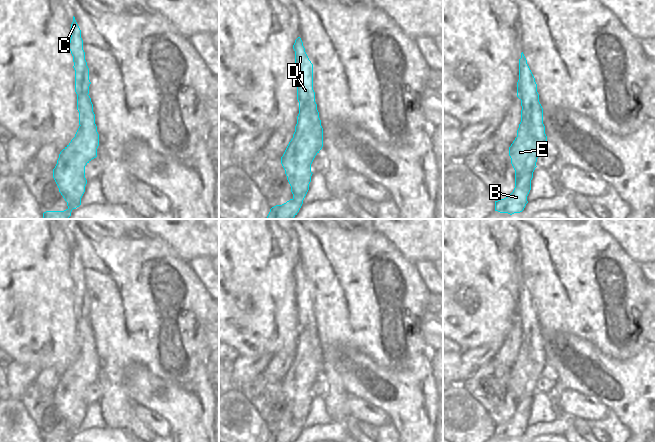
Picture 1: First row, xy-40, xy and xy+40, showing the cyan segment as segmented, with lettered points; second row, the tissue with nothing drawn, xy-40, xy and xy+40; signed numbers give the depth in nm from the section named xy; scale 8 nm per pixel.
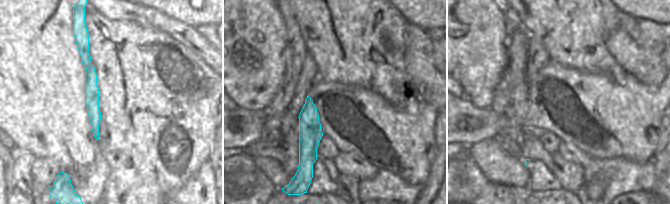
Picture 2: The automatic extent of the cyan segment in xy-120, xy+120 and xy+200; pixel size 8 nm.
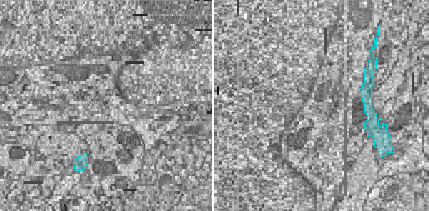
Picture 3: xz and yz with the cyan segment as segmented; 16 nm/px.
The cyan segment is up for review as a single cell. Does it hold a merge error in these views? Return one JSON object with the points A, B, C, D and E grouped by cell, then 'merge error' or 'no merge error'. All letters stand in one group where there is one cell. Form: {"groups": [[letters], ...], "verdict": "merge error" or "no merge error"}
{"groups": [["A", "B", "C", "D"], ["E"]], "verdict": "merge error"}

